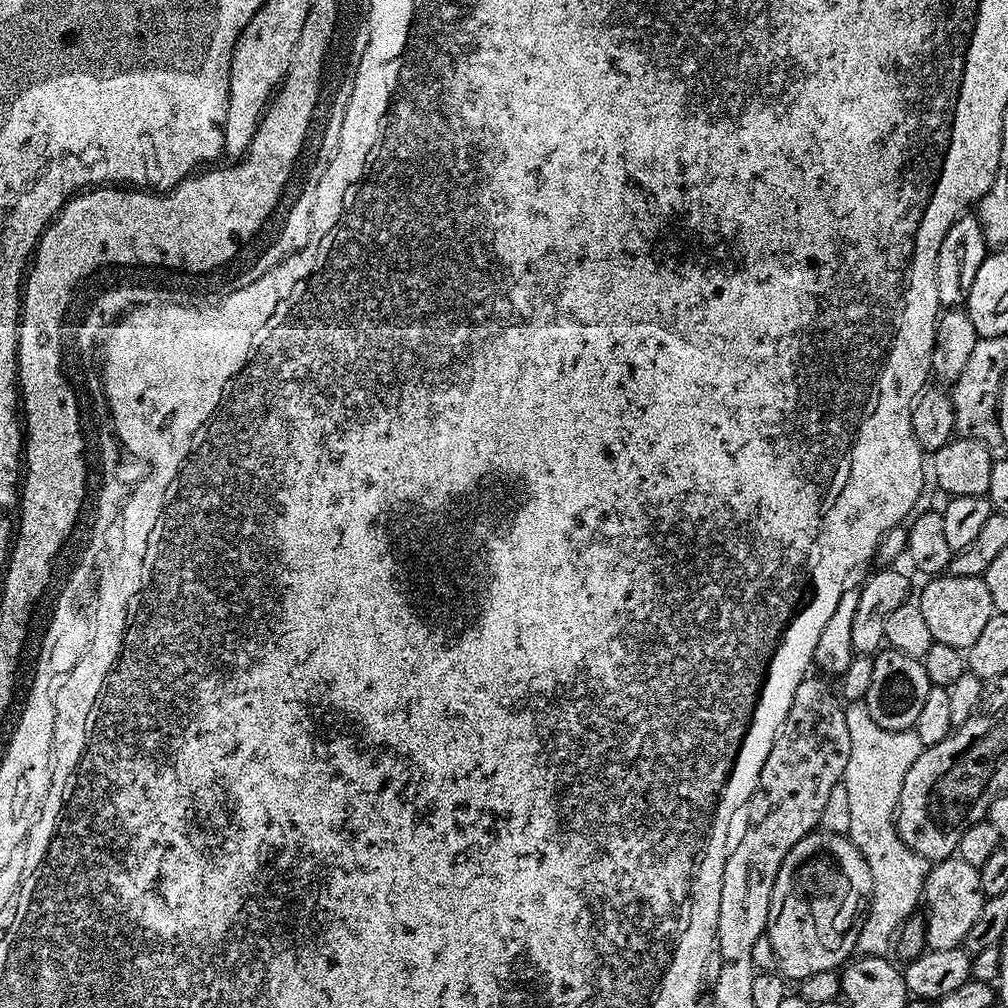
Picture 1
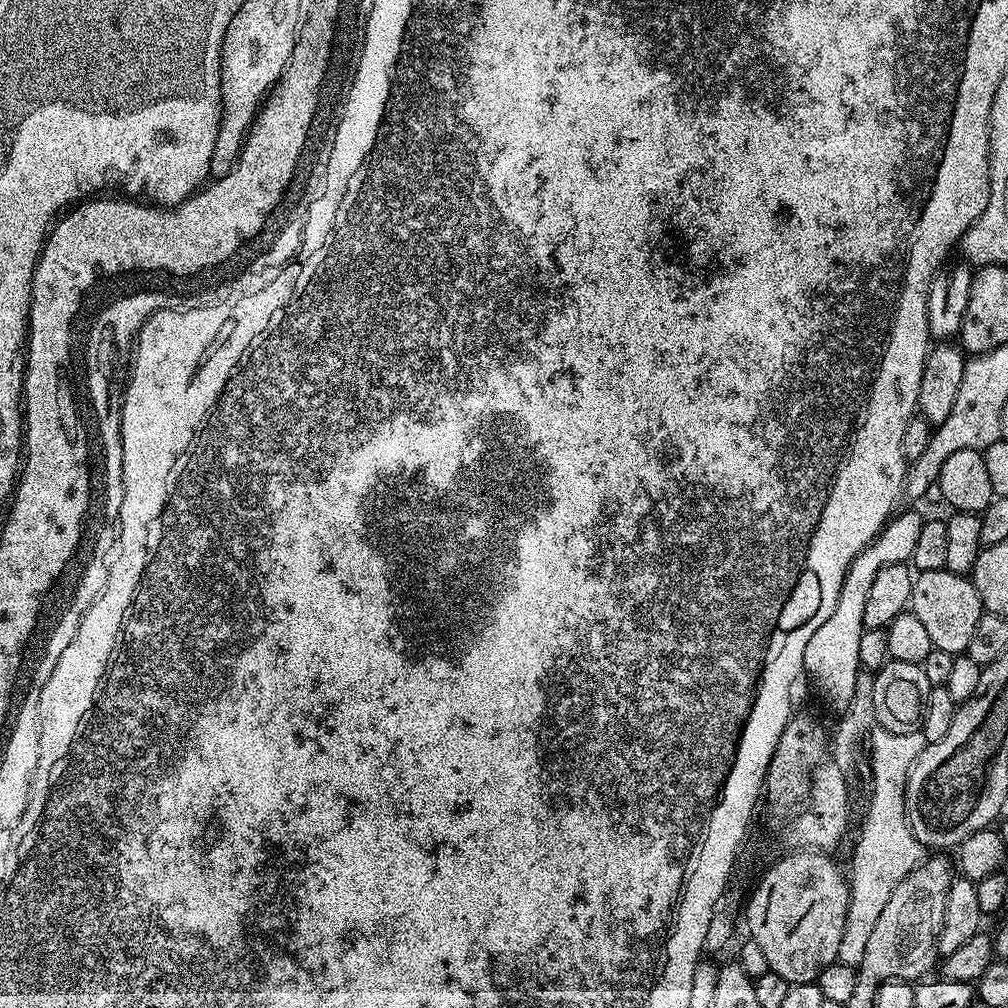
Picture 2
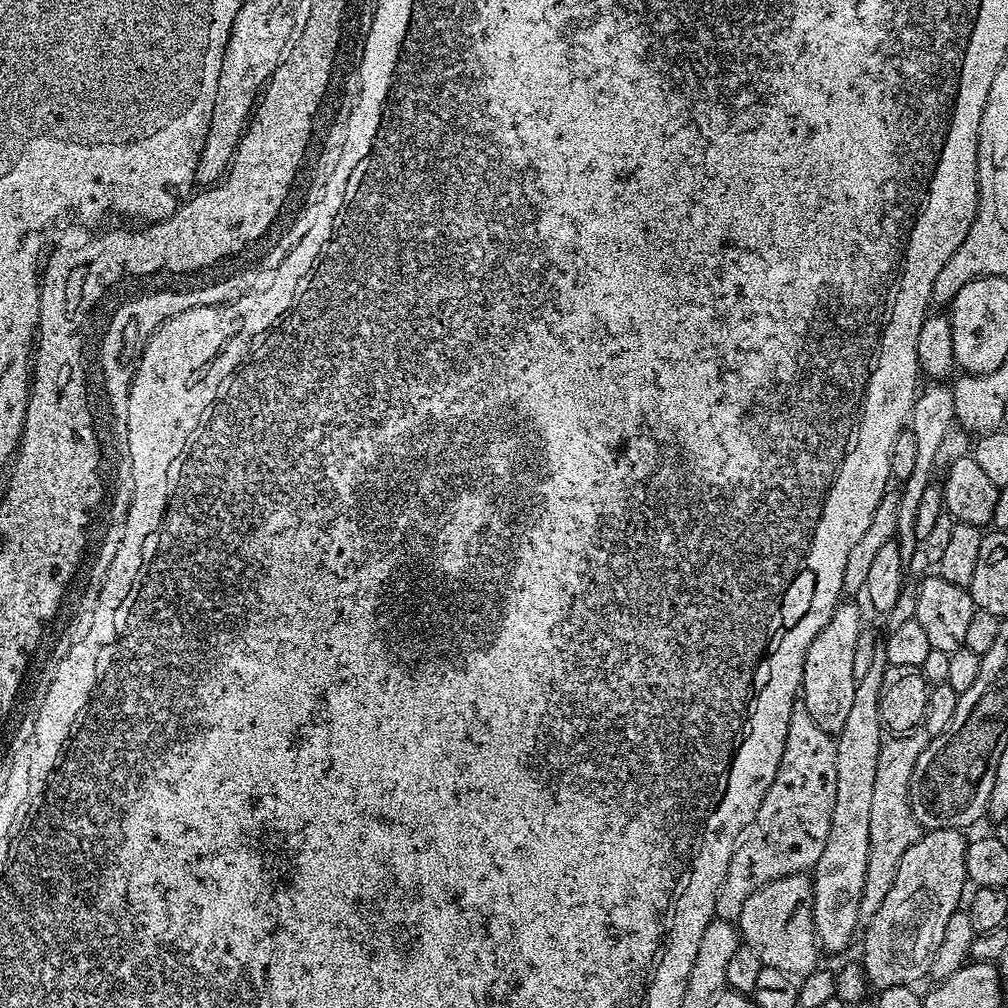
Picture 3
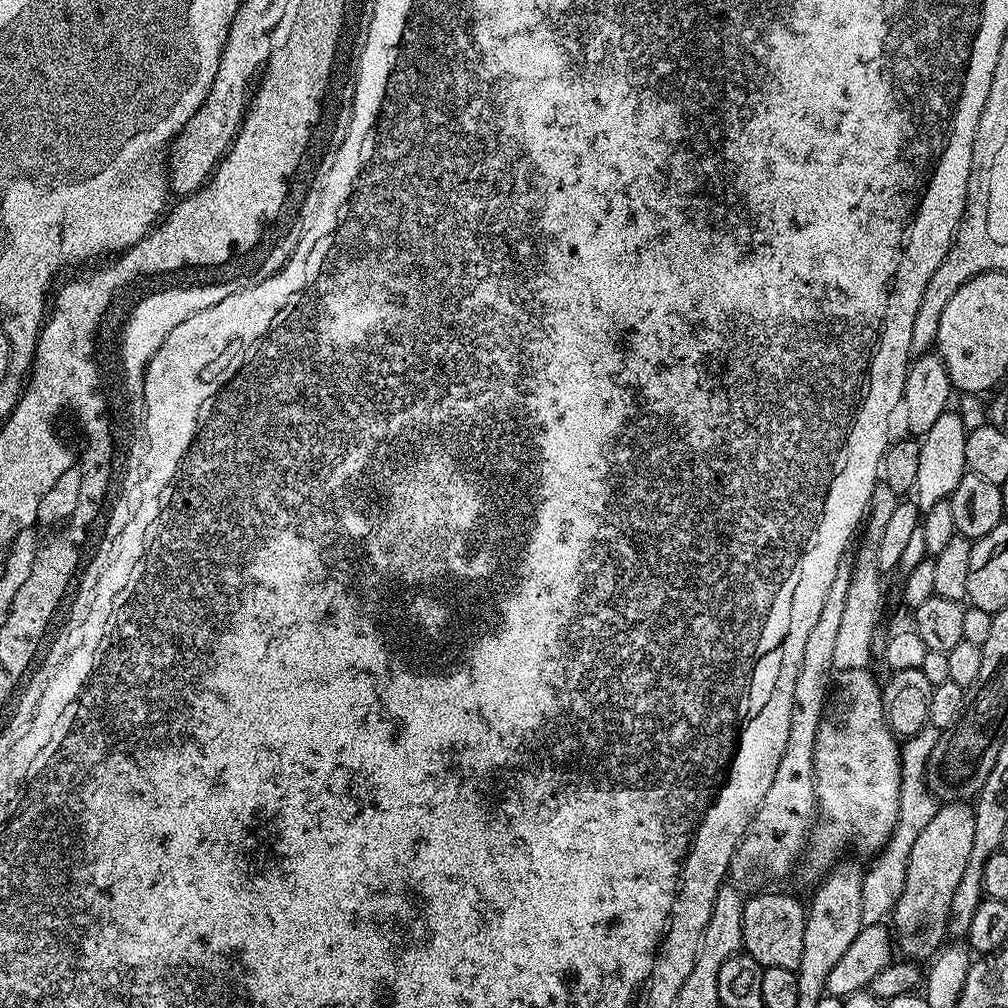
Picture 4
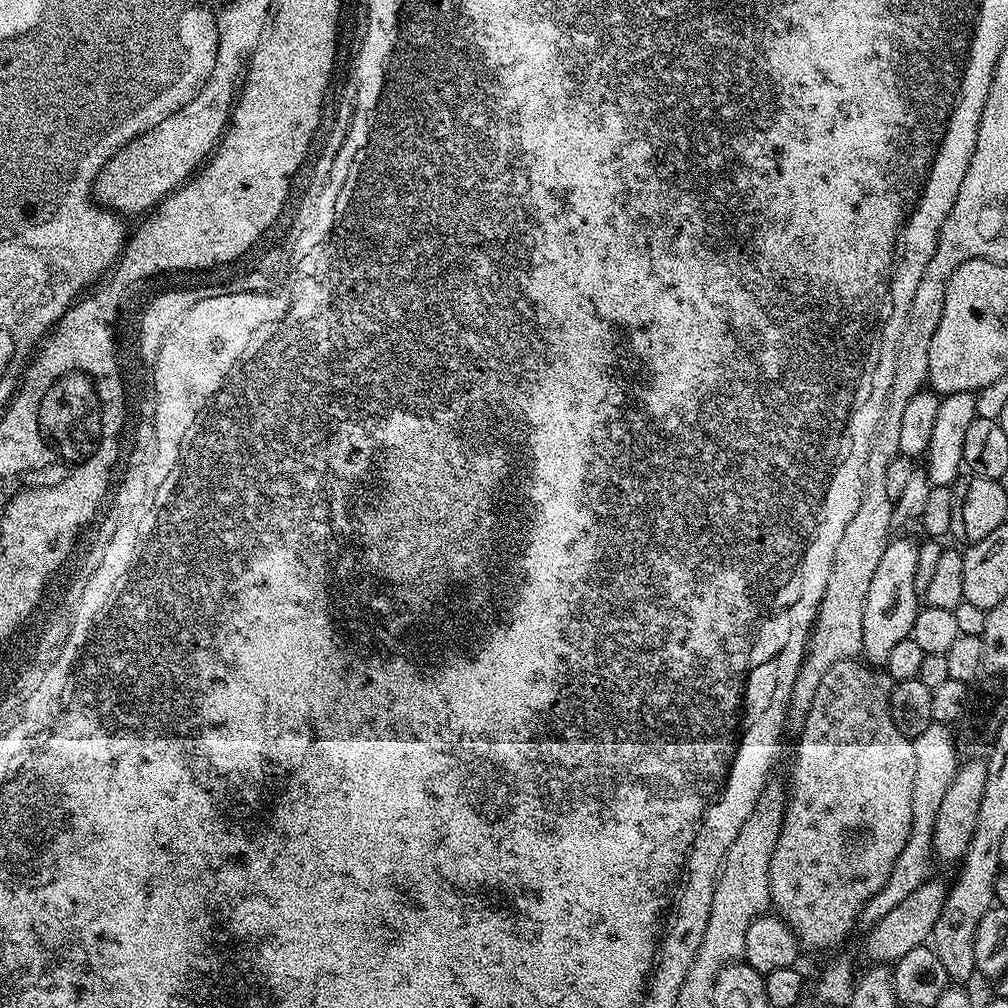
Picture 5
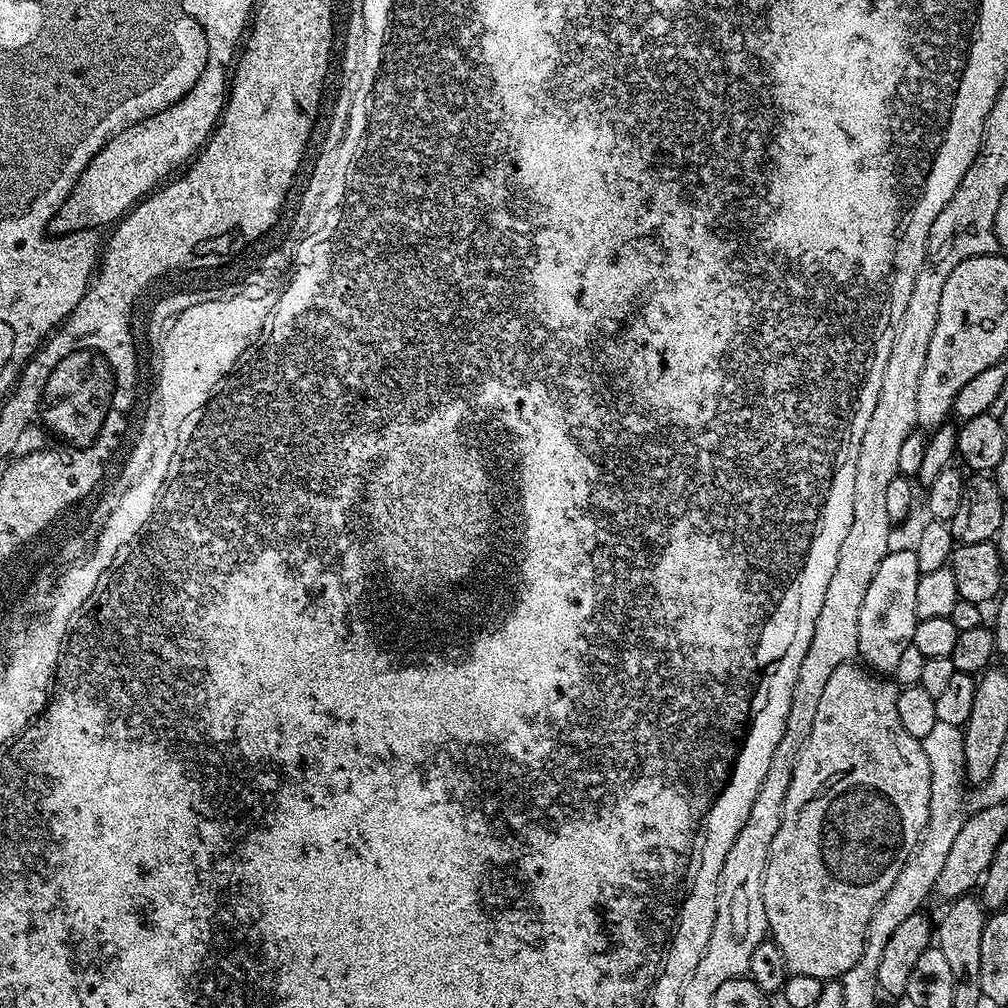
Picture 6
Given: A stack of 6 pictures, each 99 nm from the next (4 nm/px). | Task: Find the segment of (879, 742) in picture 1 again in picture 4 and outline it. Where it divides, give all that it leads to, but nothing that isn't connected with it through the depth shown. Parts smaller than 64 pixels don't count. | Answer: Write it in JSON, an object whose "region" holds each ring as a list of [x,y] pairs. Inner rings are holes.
{"region":[[[931,726],[918,730],[918,734],[907,737],[903,741],[900,750],[900,773],[902,782],[900,783],[900,809],[898,810],[898,822],[890,834],[890,838],[884,844],[883,852],[877,852],[872,864],[863,873],[861,882],[862,894],[862,918],[865,924],[878,924],[887,921],[892,915],[892,910],[896,906],[896,899],[902,894],[906,884],[906,866],[910,862],[910,850],[914,850],[914,841],[922,830],[926,830],[926,825],[930,823],[930,818],[934,818],[938,807],[938,801],[931,792],[928,791],[926,783],[926,769],[930,750],[934,750],[934,742],[938,742],[941,729]]]}

